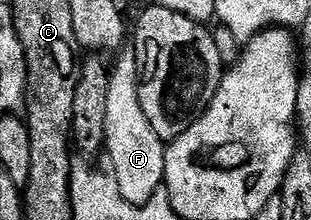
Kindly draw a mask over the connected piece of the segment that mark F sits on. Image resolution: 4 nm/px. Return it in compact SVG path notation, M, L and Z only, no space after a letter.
M132 47L120 49L121 57L117 65L112 65L109 73L109 89L107 90L107 118L105 119L105 147L109 152L109 160L113 163L111 175L116 180L123 198L132 204L145 204L155 194L155 190L165 182L165 149L166 141L151 130L151 122L147 122L147 114L143 114L143 106L139 102L137 89L137 56Z

